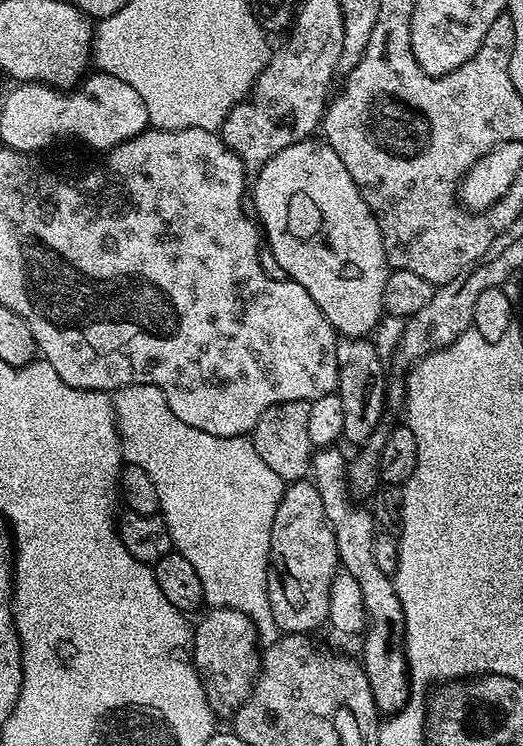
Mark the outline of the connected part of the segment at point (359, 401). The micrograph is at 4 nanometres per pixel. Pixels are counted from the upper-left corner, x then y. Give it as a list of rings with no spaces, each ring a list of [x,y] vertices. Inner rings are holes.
[[[350,336],[337,339],[338,382],[336,391],[342,398],[343,439],[362,446],[380,427],[384,416],[384,364],[380,351],[371,339]]]

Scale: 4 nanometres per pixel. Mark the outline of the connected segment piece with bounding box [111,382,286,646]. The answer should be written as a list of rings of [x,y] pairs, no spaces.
[[[134,382],[130,386],[117,387],[111,393],[111,398],[112,409],[116,415],[116,428],[120,432],[123,459],[127,463],[142,466],[142,470],[146,470],[146,474],[150,474],[154,487],[158,489],[159,515],[163,516],[166,526],[170,530],[173,549],[180,552],[182,558],[186,558],[186,562],[190,562],[190,566],[194,566],[194,570],[198,573],[198,579],[202,581],[202,594],[204,595],[205,605],[208,608],[233,608],[242,614],[246,614],[254,622],[259,643],[264,646],[273,644],[281,635],[281,631],[280,627],[274,622],[272,596],[270,595],[272,527],[274,526],[274,514],[280,505],[280,499],[284,496],[285,481],[280,480],[278,474],[274,474],[274,470],[270,470],[270,466],[266,466],[266,462],[262,462],[262,458],[258,458],[258,450],[254,450],[251,439],[242,436],[222,438],[214,434],[206,434],[202,430],[194,430],[194,426],[186,426],[186,422],[182,422],[182,418],[178,418],[174,414],[174,410],[170,410],[170,406],[158,386]]]

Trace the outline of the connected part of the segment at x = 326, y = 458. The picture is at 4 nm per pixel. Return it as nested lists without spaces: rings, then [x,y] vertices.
[[[336,446],[315,449],[310,480],[318,490],[318,498],[322,498],[322,510],[332,527],[339,567],[348,572],[350,578],[354,578],[354,582],[358,582],[358,587],[362,589],[368,627],[362,633],[363,648],[359,650],[358,656],[370,682],[377,712],[391,714],[400,711],[407,704],[410,695],[410,673],[404,649],[406,618],[402,614],[402,602],[398,602],[395,579],[382,574],[374,562],[374,538],[378,531],[378,521],[365,505],[363,508],[362,505],[355,504],[360,502],[354,499],[354,493],[348,486],[348,465],[346,456],[344,460]]]

